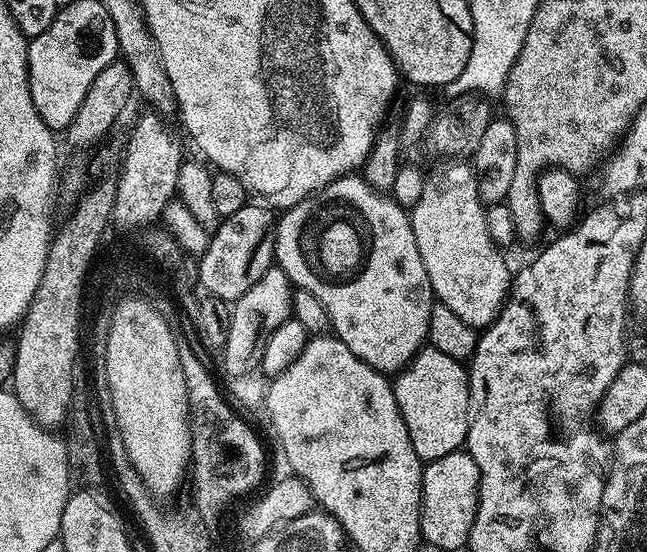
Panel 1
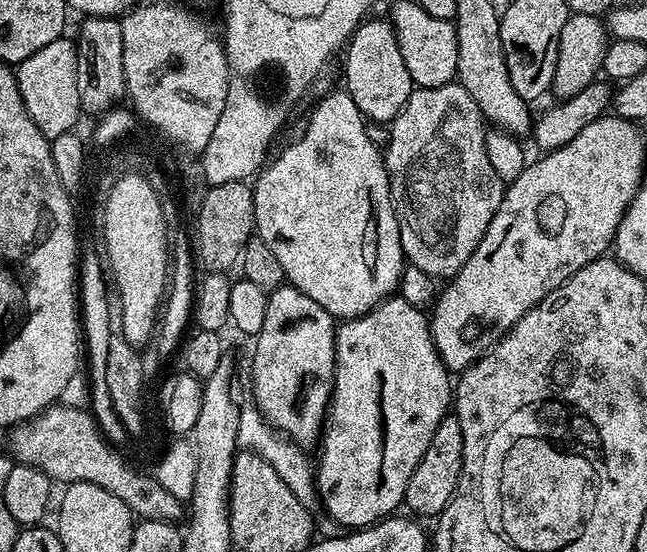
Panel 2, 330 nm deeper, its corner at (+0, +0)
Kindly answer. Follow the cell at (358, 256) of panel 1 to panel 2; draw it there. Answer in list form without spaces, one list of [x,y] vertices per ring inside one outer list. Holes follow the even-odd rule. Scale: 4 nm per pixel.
[[[332,90],[319,97],[320,101],[313,106],[312,117],[309,118],[304,133],[293,144],[286,145],[273,160],[271,157],[266,166],[260,169],[254,180],[252,197],[254,198],[254,218],[256,219],[255,235],[260,236],[262,242],[266,242],[266,246],[270,246],[270,250],[278,258],[278,263],[281,264],[284,271],[285,281],[291,287],[302,290],[302,294],[306,294],[306,298],[314,298],[314,302],[318,302],[318,306],[325,308],[333,318],[346,321],[366,314],[371,308],[376,308],[383,300],[388,299],[399,289],[400,276],[406,267],[406,257],[402,250],[400,227],[396,217],[396,208],[392,204],[392,195],[388,185],[388,171],[384,165],[381,149],[379,147],[376,149],[371,134],[364,129],[366,121],[363,114],[358,110],[358,106],[354,106],[354,98],[350,98],[347,90],[339,91]]]

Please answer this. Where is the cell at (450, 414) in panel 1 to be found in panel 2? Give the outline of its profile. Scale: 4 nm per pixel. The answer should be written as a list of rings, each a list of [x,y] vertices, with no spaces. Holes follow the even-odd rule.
[[[393,294],[366,314],[343,321],[336,329],[336,373],[332,376],[326,431],[318,444],[320,461],[314,464],[323,511],[348,530],[367,528],[393,515],[404,503],[414,466],[422,462],[434,430],[453,404],[453,377],[434,346],[429,317],[421,309]]]

